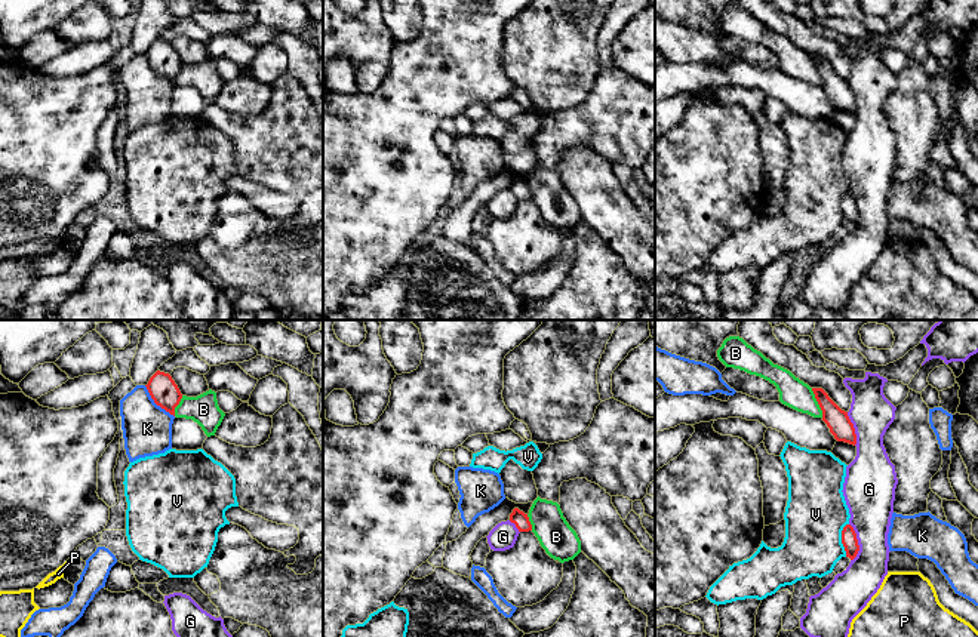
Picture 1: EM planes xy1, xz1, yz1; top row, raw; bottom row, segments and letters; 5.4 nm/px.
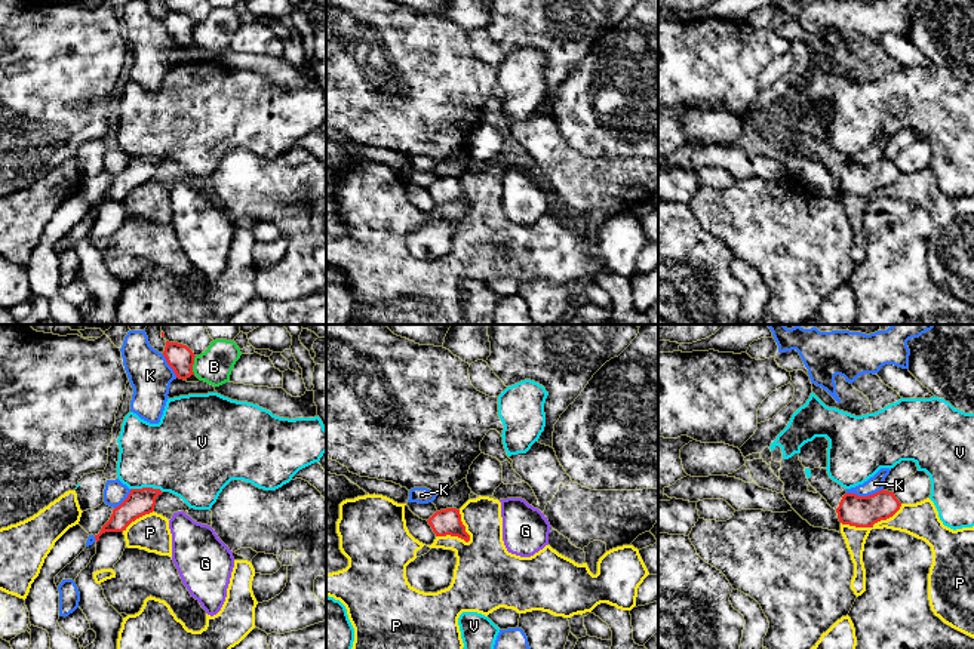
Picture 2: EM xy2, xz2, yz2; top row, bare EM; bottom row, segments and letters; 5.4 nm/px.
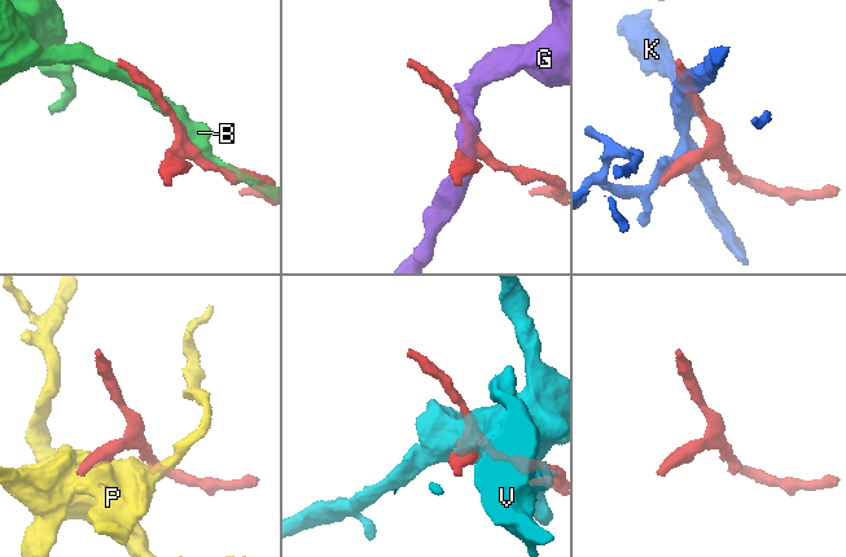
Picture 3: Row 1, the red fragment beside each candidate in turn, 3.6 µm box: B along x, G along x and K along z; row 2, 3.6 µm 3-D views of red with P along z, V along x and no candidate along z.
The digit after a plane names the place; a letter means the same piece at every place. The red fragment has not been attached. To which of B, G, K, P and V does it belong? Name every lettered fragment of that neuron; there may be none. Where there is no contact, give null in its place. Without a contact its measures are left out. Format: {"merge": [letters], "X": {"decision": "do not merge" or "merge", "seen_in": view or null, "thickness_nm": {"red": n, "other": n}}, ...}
{"merge": [], "B": {"decision": "do not merge", "seen_in": "yz1", "thickness_nm": {"red": 120, "other": 160}}, "G": {"decision": "do not merge", "seen_in": "yz1", "thickness_nm": {"red": 90, "other": 260}}, "K": {"decision": "do not merge", "seen_in": "xy1", "thickness_nm": {"red": 150, "other": 280}}, "P": {"decision": "do not merge", "seen_in": "yz2", "thickness_nm": {"red": 180, "other": 180}}, "V": {"decision": "do not merge", "seen_in": "yz1", "thickness_nm": {"red": 90, "other": 340}}}

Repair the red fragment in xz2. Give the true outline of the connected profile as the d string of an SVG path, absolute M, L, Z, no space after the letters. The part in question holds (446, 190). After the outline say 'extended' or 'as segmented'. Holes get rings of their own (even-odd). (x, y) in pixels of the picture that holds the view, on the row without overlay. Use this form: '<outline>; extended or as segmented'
M446 176L436 179L428 188L436 204L458 204L466 210L470 209L470 203L466 200L466 194L461 190L460 178Z; as segmented

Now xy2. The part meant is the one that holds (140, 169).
M142 156L130 157L127 166L113 178L110 188L95 203L96 210L105 200L123 200L136 187L154 179L156 166L162 163L160 157Z; as segmented

